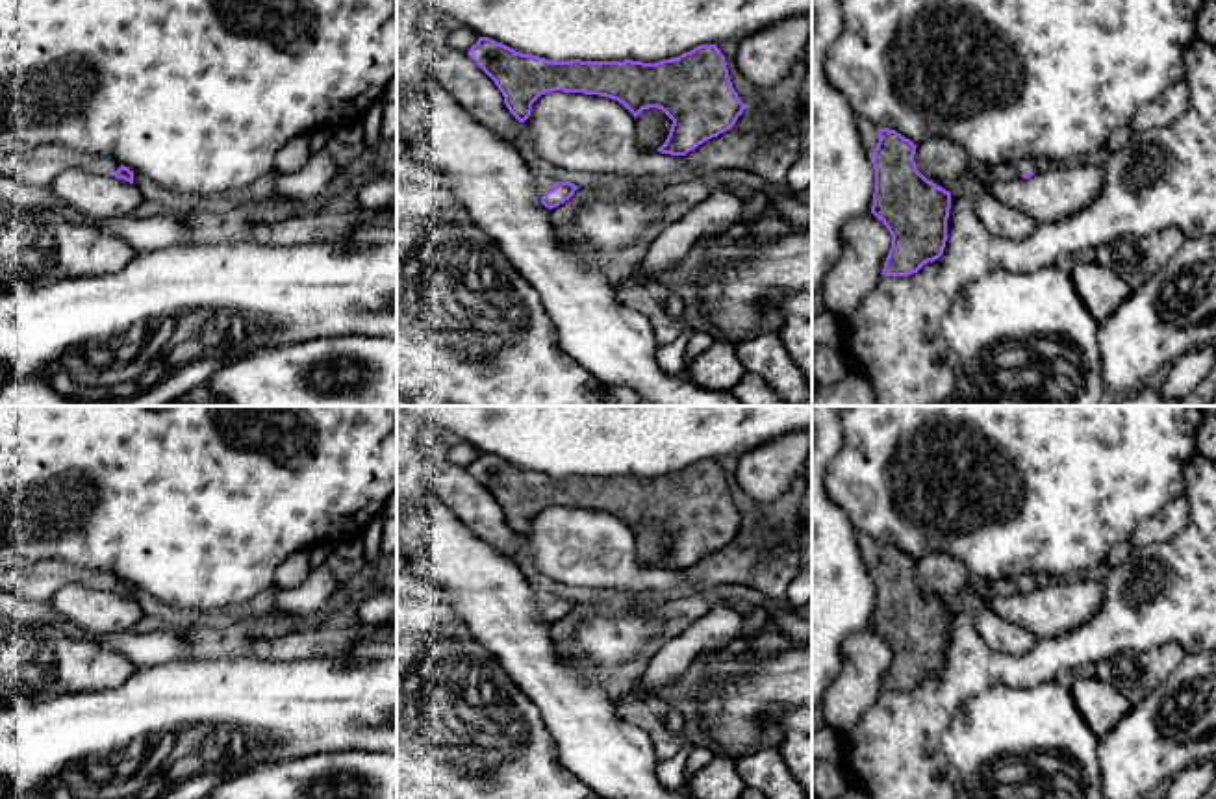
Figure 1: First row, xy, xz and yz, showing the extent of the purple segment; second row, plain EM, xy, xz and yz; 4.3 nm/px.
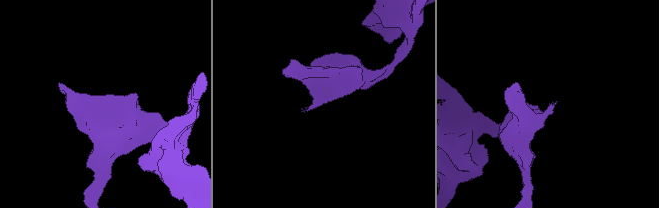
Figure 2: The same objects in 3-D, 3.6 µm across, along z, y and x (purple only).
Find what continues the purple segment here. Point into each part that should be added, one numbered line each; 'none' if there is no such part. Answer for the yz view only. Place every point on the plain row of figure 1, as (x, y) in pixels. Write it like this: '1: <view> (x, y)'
1: yz (1007, 586)

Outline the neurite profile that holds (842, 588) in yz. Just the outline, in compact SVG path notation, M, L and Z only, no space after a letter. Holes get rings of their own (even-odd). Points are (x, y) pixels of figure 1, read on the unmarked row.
M812 406L812 712L843 666L843 643L871 628L875 586L862 560L856 530L825 491L825 471L843 441L838 406Z

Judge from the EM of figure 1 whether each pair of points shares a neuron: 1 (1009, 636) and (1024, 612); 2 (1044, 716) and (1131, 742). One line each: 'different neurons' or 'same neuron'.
1: different neurons
2: different neurons

